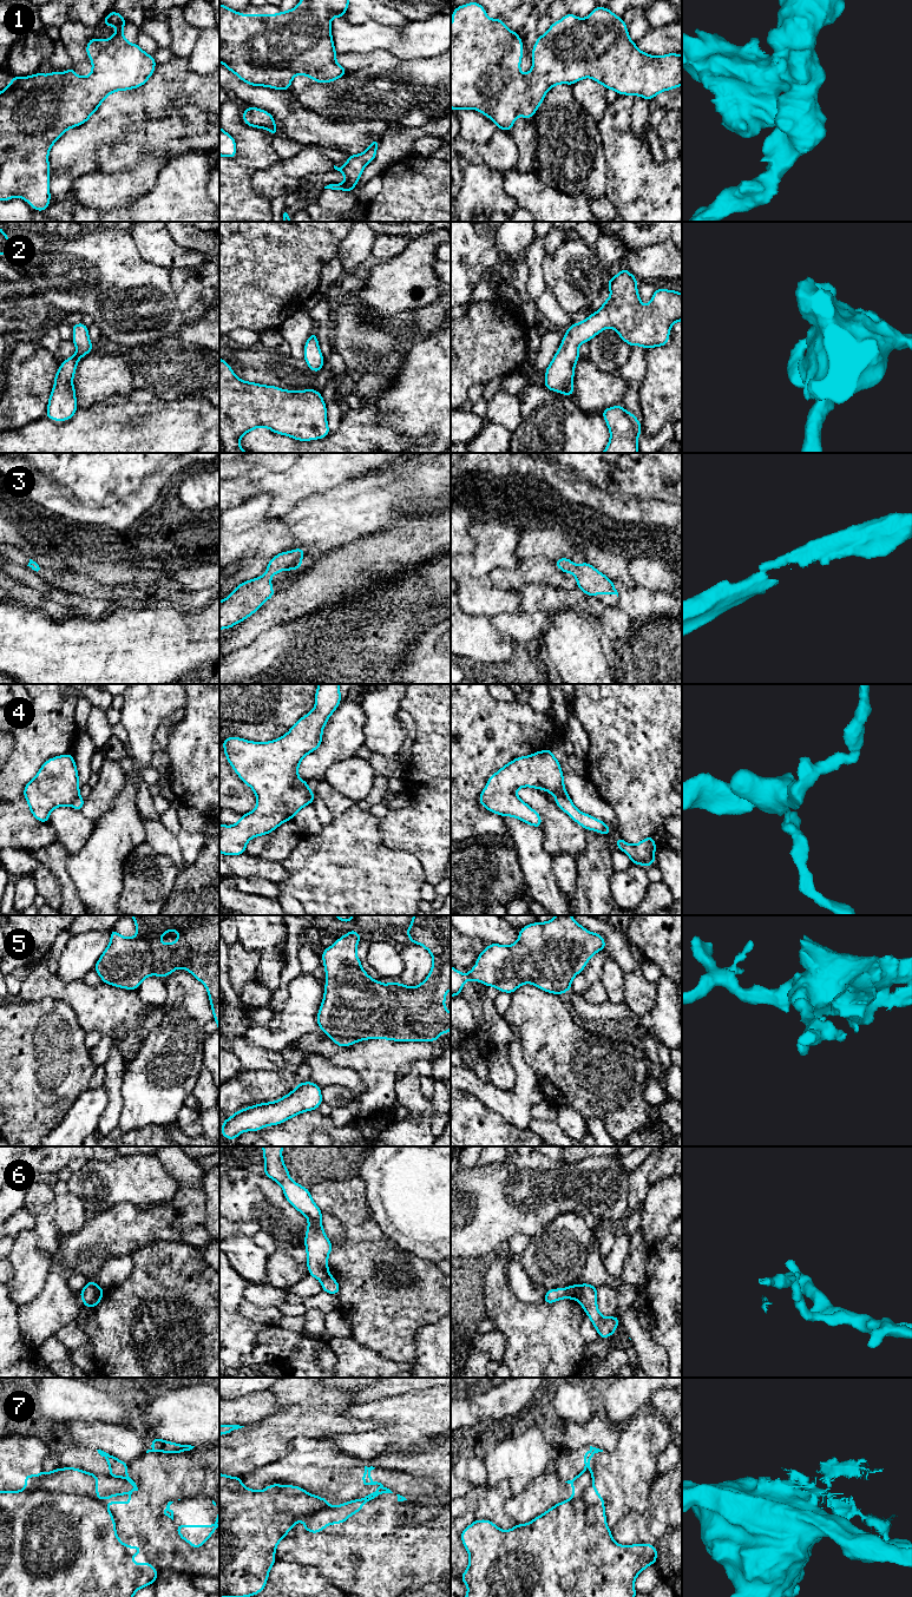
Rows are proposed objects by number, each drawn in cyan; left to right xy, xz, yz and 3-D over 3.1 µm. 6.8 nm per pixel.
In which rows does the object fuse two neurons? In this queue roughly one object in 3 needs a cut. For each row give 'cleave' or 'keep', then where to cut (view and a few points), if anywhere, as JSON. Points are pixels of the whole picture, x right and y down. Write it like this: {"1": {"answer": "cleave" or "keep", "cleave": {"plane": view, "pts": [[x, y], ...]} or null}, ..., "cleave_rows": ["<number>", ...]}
{"1": {"answer": "keep", "cleave": null}, "2": {"answer": "keep", "cleave": null}, "3": {"answer": "keep", "cleave": null}, "4": {"answer": "cleave", "cleave": {"plane": "yz", "pts": [[568, 796], [556, 797]]}}, "5": {"answer": "keep", "cleave": null}, "6": {"answer": "cleave", "cleave": {"plane": "xy", "pts": [[98, 1287], [92, 1306]]}}, "7": {"answer": "cleave", "cleave": {"plane": "xy", "pts": [[25, 1489], [80, 1493], [104, 1505]]}}, "cleave_rows": ["4", "6", "7"]}

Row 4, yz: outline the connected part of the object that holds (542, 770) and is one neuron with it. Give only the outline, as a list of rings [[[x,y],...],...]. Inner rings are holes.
[[[546,749],[530,756],[517,757],[491,775],[480,794],[479,803],[488,811],[513,816],[540,828],[540,815],[516,794],[523,787],[544,789],[556,797],[569,797],[560,764],[551,749]]]

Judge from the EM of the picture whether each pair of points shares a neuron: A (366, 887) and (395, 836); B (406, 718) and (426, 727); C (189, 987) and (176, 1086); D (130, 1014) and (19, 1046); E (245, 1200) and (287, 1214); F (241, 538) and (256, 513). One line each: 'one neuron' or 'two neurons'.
A: two neurons
B: two neurons
C: one neuron
D: two neurons
E: one neuron
F: one neuron

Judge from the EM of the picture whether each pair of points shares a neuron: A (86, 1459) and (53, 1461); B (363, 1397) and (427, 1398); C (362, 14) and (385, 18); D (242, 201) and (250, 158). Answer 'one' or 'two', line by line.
A: one
B: two
C: one
D: one

